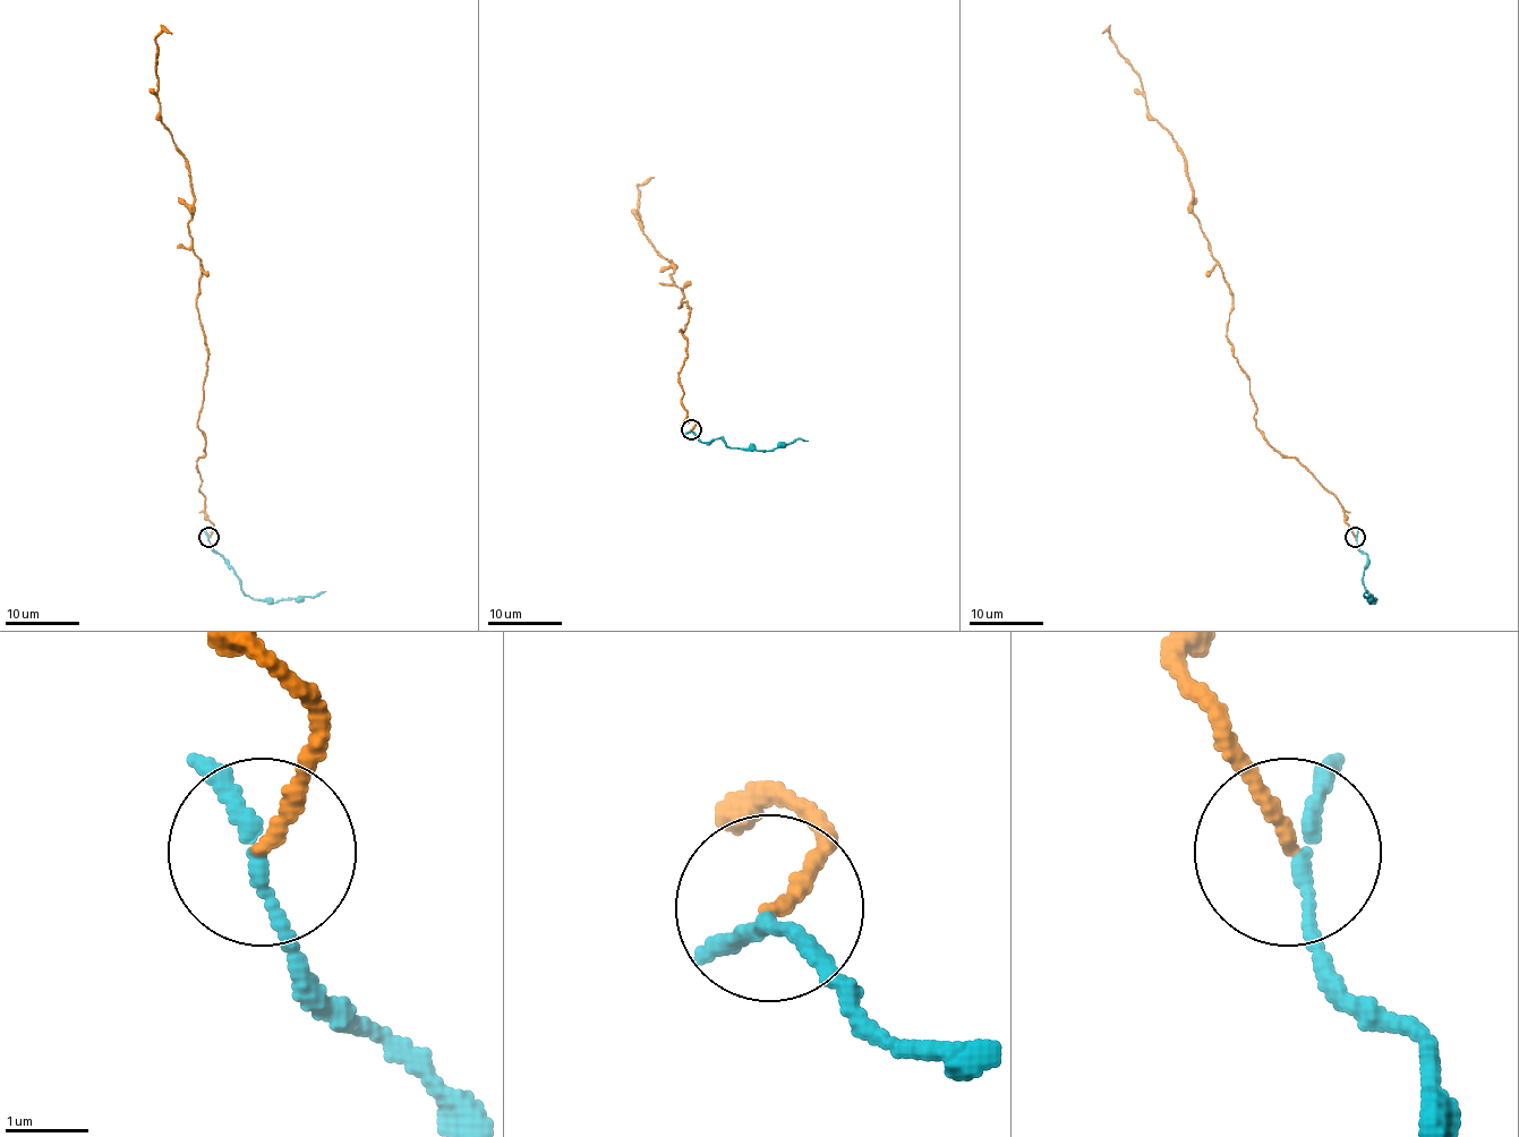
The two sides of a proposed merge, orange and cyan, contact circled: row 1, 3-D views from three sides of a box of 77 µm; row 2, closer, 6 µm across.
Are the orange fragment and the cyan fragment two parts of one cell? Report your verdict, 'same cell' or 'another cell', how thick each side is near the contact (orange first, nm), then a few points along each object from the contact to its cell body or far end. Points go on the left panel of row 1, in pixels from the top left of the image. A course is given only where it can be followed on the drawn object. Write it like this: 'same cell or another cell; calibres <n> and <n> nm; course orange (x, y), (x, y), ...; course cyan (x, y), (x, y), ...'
another cell; calibres 160 and 160 nm; course orange (208, 537), (196, 461), (205, 453), (207, 355), (193, 184), (158, 100), (155, 39), (172, 33); course cyan (208, 537), (211, 546), (246, 595), (274, 601), (326, 591)

